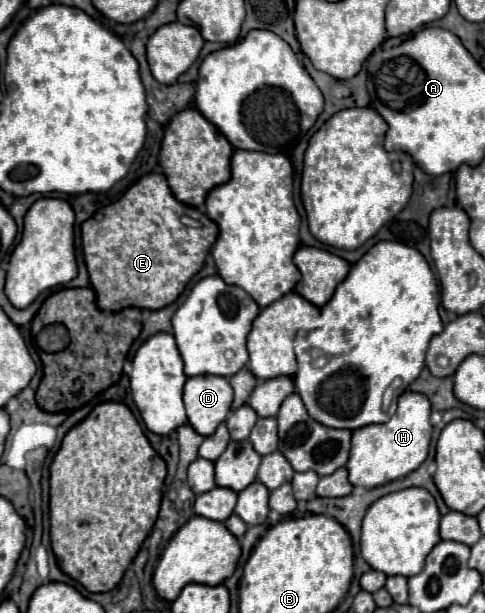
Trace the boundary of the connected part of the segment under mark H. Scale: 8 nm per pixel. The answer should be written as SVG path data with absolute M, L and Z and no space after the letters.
M406 390L398 398L398 410L386 424L370 424L352 432L352 448L346 464L352 486L376 488L416 470L428 456L432 438L430 400L418 392Z

